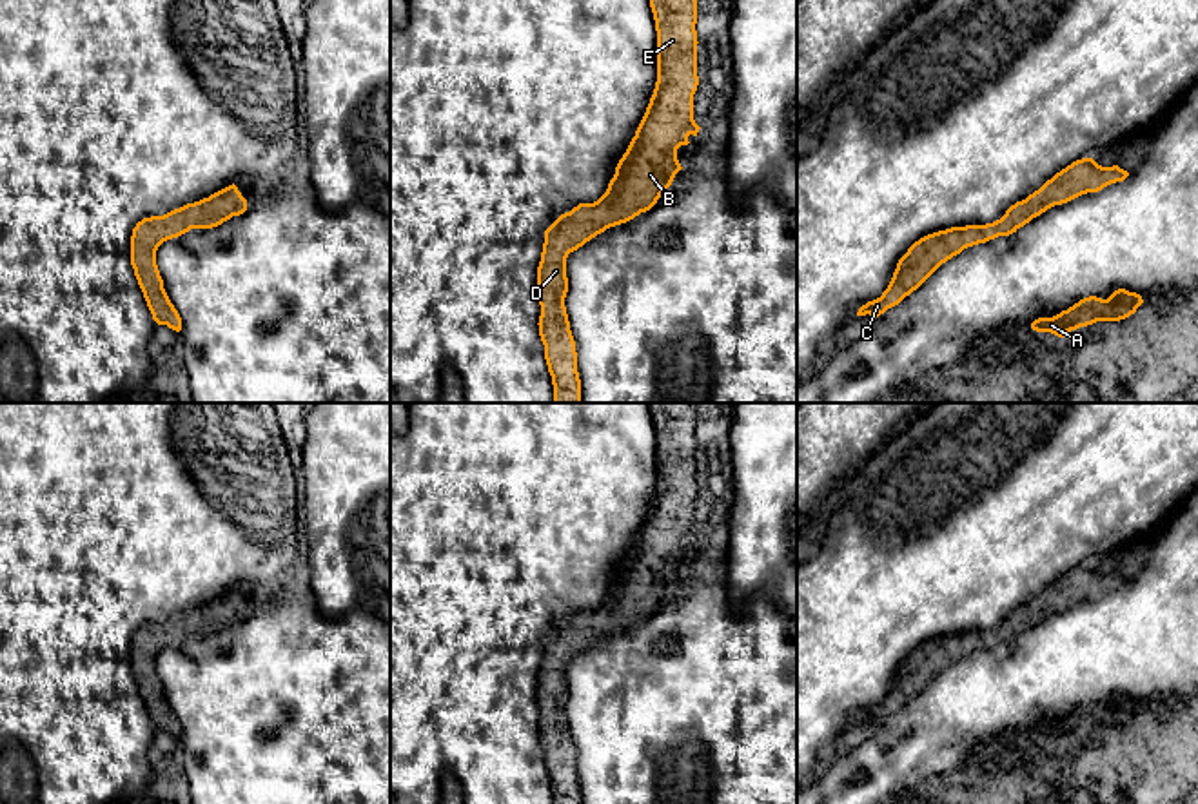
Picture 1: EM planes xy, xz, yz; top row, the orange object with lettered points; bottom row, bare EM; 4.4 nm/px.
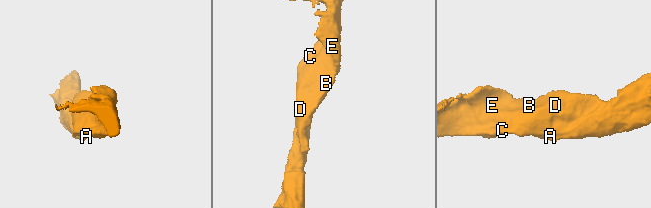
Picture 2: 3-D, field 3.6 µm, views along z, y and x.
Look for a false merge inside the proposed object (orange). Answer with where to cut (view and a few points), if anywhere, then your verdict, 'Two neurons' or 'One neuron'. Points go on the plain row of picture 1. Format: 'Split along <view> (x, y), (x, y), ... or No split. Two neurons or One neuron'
No split. One neuron

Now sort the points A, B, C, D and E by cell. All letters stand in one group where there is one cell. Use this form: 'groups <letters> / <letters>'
groups A B C D E

